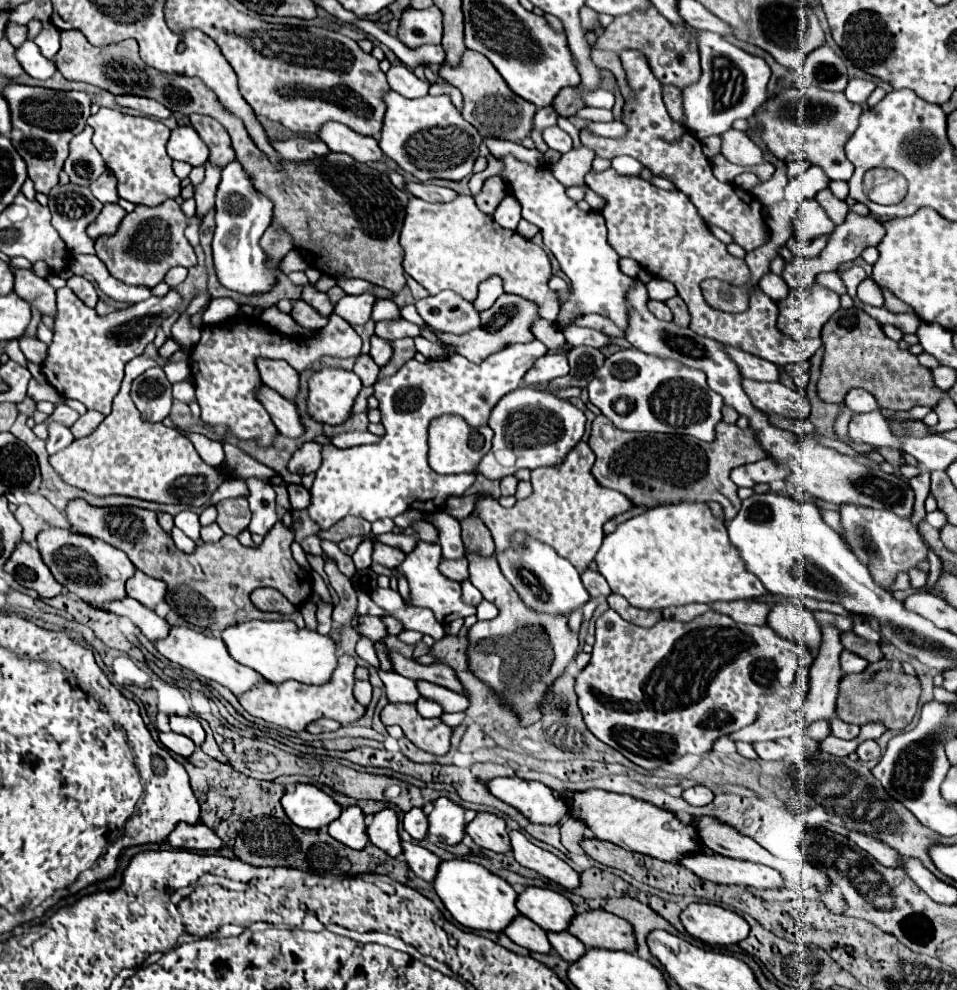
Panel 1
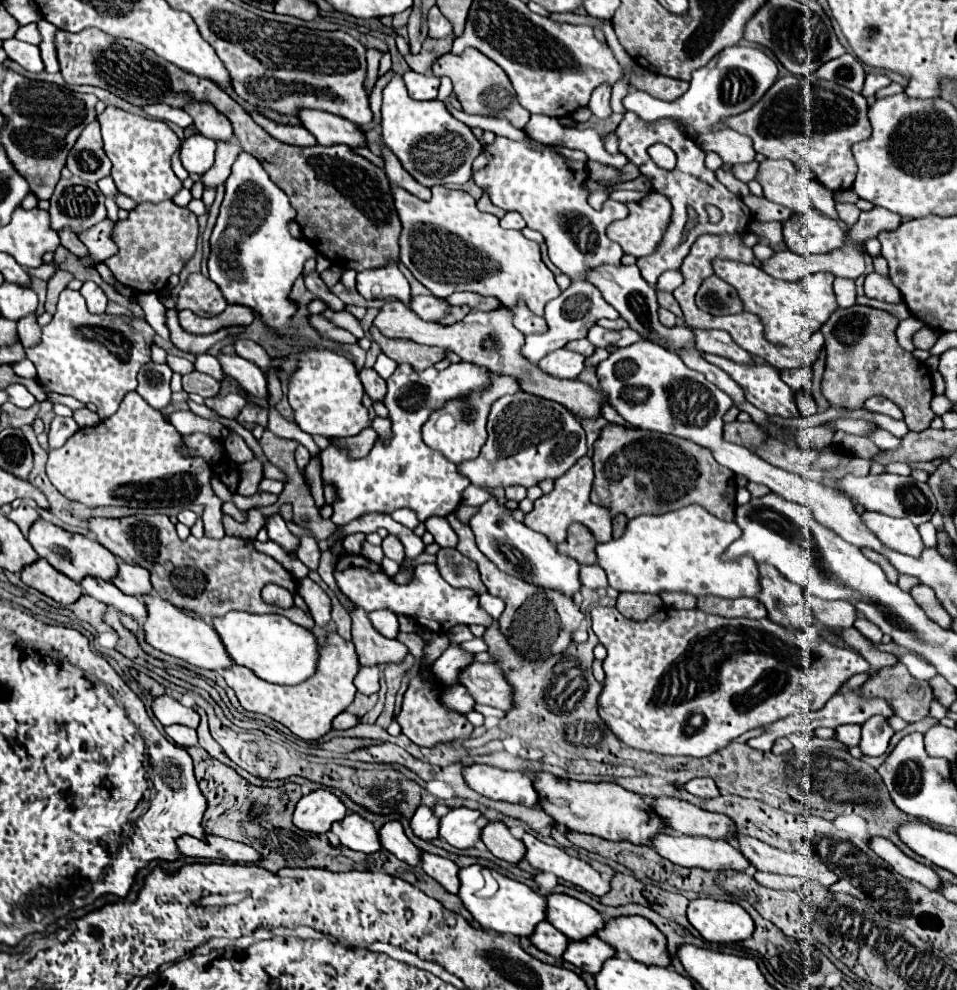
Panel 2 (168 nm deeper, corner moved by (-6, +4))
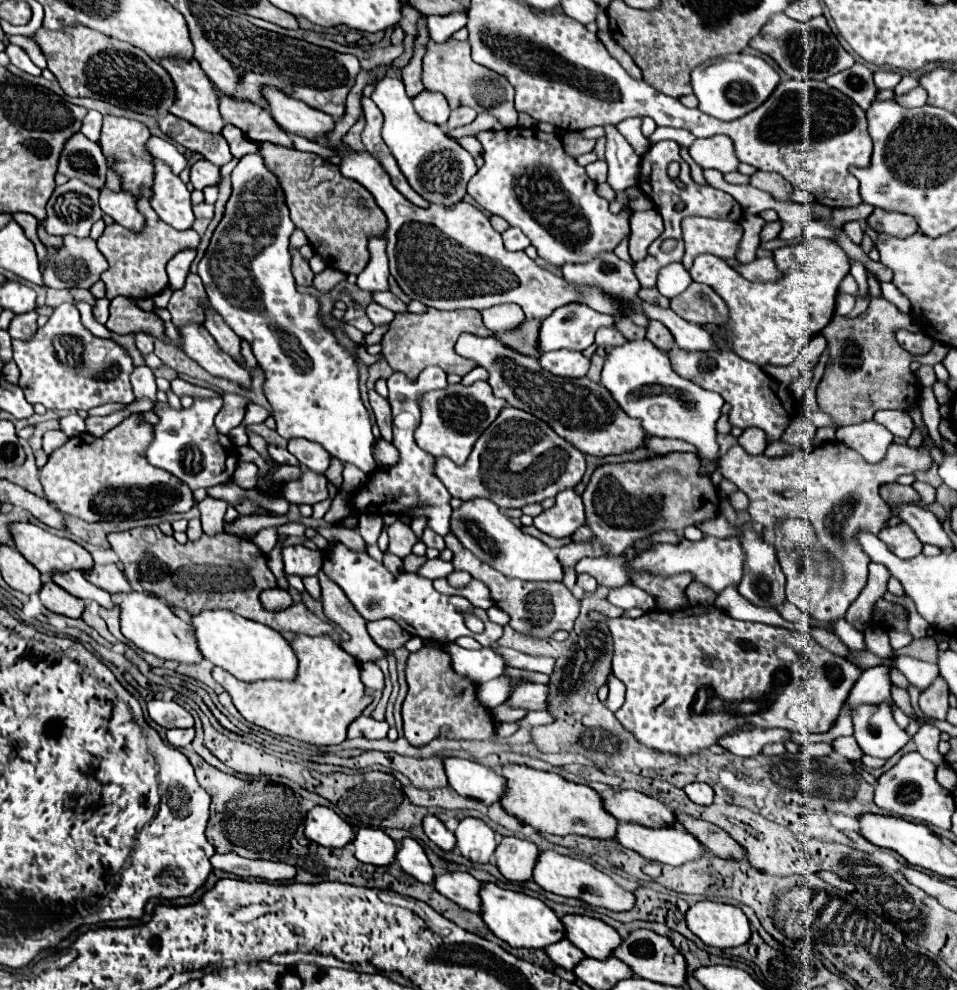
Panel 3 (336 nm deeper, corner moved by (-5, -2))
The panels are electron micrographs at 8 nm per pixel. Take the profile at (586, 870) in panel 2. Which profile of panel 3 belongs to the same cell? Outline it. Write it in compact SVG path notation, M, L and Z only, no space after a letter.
M553 850L541 852L539 862L533 870L533 880L547 892L567 896L567 898L577 898L577 900L591 904L591 906L601 906L601 908L615 910L615 912L625 912L625 910L631 910L635 906L635 896L631 892L623 890L613 878L609 878L601 870L593 868L589 862L557 854Z

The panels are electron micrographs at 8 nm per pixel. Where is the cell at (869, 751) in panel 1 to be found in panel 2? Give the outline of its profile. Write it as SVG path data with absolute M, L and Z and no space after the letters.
M872 716L862 724L862 740L858 746L866 756L882 756L892 734L894 730L888 726L884 716Z

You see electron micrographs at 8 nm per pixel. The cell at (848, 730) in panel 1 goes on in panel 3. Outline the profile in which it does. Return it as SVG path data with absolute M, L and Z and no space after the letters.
M849 736L849 738L835 738L831 742L831 746L833 746L835 752L845 756L849 762L861 762L861 758L863 758L863 752L857 746L857 742L853 740L853 736Z

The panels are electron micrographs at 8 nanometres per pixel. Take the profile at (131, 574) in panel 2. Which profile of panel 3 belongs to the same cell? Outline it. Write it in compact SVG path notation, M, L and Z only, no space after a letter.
M95 564L93 570L83 572L87 576L87 580L111 594L117 592L129 592L131 586L127 582L127 578L123 576L123 572L115 566L115 564Z

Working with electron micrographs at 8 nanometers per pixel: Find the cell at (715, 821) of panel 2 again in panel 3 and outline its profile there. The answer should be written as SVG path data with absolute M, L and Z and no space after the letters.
M615 790L611 796L603 796L603 802L605 802L605 810L611 812L611 816L615 816L617 820L637 822L647 828L661 828L661 826L675 822L675 814L669 810L669 806L665 806L663 802L649 798L637 790Z

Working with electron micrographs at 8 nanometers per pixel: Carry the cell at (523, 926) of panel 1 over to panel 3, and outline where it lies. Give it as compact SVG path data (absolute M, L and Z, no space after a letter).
M561 940L557 944L551 944L549 948L545 948L545 952L549 954L549 958L557 966L561 966L565 970L573 970L585 958L585 954L577 946L573 946L569 940Z

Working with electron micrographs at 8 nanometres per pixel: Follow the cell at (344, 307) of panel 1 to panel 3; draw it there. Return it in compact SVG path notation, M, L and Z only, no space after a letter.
M369 236L369 264L357 276L357 286L367 292L389 290L389 262L385 254L387 240L383 236Z

